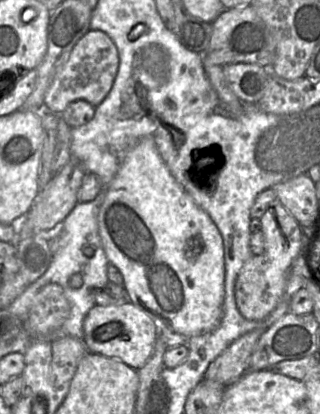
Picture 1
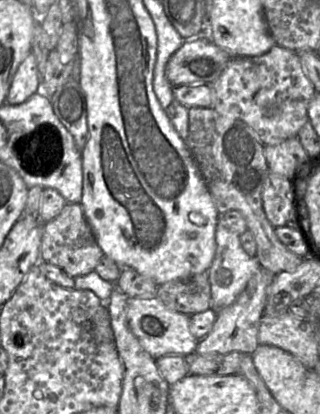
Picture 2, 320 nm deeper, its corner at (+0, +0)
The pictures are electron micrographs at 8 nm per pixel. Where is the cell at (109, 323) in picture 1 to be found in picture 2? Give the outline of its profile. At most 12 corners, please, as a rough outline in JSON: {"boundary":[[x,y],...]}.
{"boundary":[[129,298],[133,334],[154,359],[192,356],[191,317],[158,298]]}

